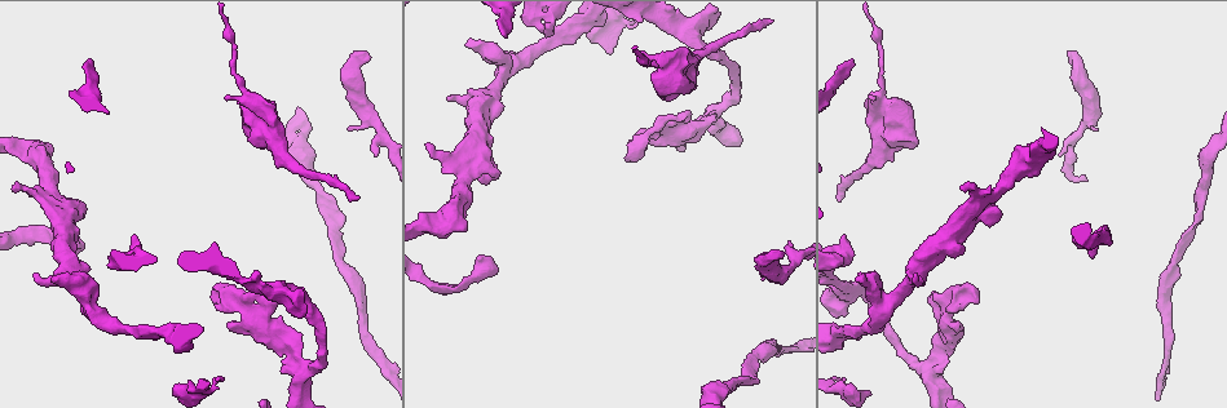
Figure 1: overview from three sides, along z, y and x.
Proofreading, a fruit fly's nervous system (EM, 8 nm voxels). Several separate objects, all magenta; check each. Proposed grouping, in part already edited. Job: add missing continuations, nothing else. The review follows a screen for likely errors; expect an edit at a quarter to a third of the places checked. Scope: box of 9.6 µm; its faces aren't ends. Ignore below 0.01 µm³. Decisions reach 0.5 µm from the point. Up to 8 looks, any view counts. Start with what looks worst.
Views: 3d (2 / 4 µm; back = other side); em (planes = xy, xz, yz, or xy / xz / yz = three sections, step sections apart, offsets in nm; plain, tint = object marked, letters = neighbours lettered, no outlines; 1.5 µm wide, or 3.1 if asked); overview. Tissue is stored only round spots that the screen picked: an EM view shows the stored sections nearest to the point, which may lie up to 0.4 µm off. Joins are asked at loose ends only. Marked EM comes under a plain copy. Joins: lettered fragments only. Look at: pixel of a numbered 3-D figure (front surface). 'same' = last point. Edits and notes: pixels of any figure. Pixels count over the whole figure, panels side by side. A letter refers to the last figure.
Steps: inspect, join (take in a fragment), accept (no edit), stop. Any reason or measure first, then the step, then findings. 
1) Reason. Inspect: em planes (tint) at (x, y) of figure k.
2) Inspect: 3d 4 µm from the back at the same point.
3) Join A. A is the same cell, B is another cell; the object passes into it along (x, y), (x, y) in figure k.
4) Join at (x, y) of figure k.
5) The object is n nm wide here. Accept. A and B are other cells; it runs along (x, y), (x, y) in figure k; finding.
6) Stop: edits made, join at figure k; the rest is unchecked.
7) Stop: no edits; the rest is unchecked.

An open end. Inspect: em xz step 8 (letters) at (851, 60) of figure 1.

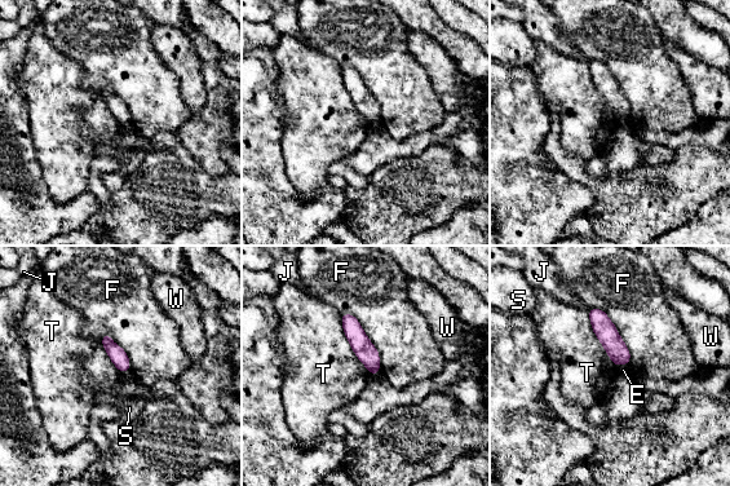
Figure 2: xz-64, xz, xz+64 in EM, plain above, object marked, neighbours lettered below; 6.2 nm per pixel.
The longest contact is with F, 440 nm. Accept. E, F, J, S, T and W are other cells; a border runs along (343, 313), (375, 347), (379, 374) in figure 2; no lettered fragment goes on from it.

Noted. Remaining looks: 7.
An open end. Inspect: 3d 4 µm at (869, 94) of figure 1.

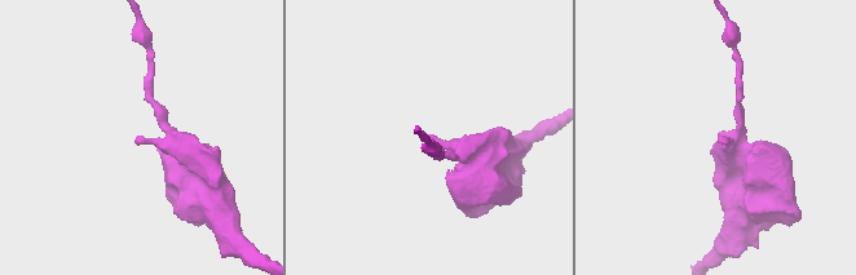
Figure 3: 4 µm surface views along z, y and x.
Shape alone is not enough. Inspect: em xy step 8 (tint) at (139, 138) of figure 3.

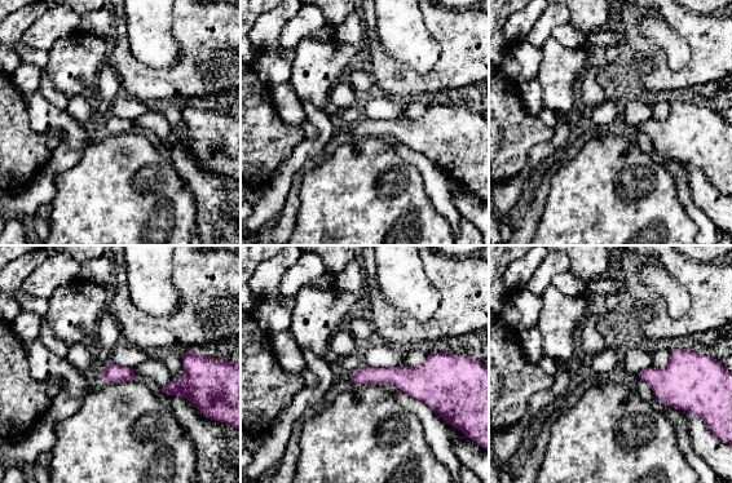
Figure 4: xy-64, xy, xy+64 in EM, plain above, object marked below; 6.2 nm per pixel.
Inspect: em planes (letters) at the same point.

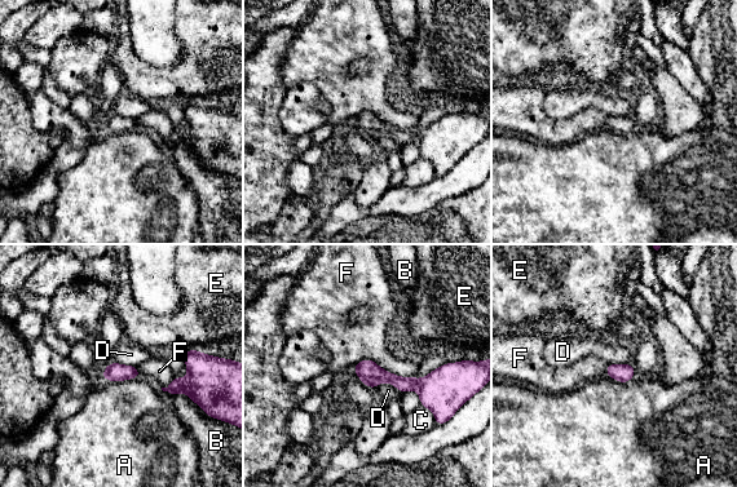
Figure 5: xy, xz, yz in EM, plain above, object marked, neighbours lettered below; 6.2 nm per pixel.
The longest contact is with F, 380 nm. Accept. A, B, C, D, E and F are other cells; it runs along (357, 368), (402, 384), (438, 375) in figure 5; none of them fits.

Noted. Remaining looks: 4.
Free end. Inspect: em planes (letters) at (625, 156) of figure 1.

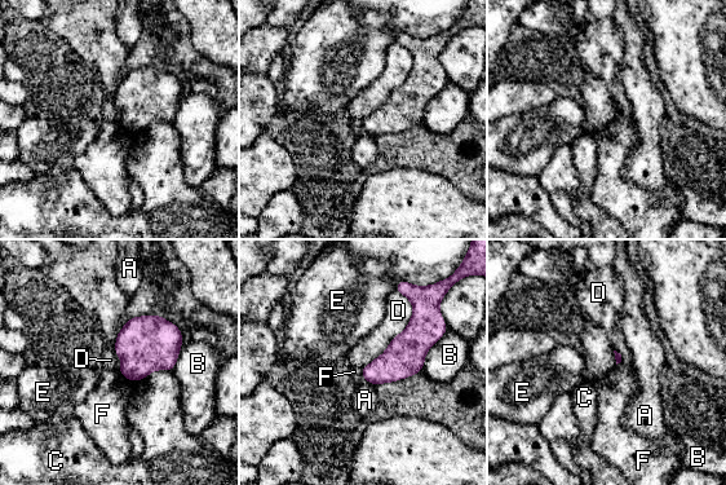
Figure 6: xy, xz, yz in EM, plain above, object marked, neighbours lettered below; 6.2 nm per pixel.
Accept. A, B, C, D, E and F are other cells; a border runs along (397, 290), (411, 318), (361, 369) in figure 6; no lettered fragment goes on from it.

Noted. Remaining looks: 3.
Stop: no edits; the rest is unchecked.

